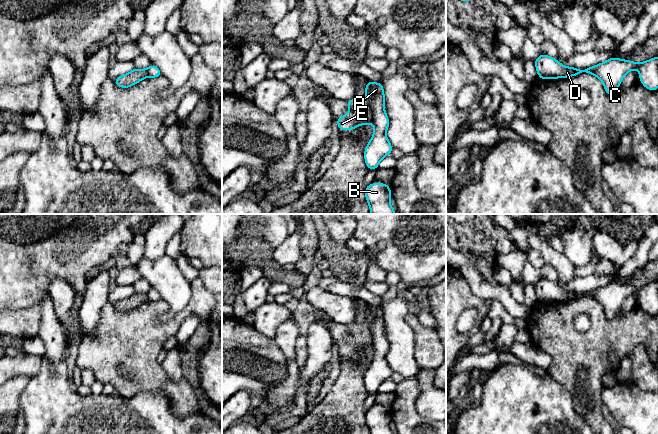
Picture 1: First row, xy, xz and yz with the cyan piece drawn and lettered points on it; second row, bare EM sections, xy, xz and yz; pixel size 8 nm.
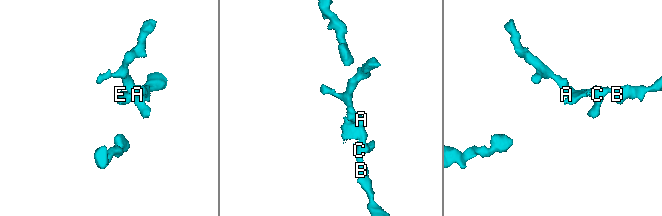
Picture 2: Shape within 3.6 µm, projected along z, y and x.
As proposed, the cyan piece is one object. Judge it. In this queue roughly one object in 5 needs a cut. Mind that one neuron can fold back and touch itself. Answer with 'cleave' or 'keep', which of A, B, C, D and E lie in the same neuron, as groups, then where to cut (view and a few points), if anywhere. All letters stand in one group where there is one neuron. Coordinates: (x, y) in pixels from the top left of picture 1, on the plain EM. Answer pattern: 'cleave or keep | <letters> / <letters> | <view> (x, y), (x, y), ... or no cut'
cleave | A B C D / E | xz (366, 321), (372, 345)

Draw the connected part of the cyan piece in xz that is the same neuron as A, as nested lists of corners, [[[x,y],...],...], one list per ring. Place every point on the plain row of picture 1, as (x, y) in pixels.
[[[368,305],[365,311],[366,322],[372,335],[374,357],[364,375],[364,383],[369,394],[378,393],[380,385],[392,376],[392,369],[386,360],[389,342],[385,336],[384,312],[381,308]]]

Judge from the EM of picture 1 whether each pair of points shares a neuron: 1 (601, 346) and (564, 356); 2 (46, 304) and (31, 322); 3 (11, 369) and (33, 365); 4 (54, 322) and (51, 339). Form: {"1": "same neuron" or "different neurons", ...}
{"1": "same neuron", "2": "different neurons", "3": "same neuron", "4": "same neuron"}

